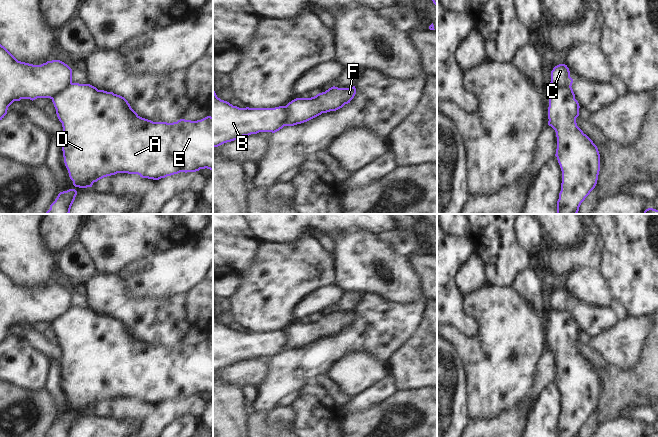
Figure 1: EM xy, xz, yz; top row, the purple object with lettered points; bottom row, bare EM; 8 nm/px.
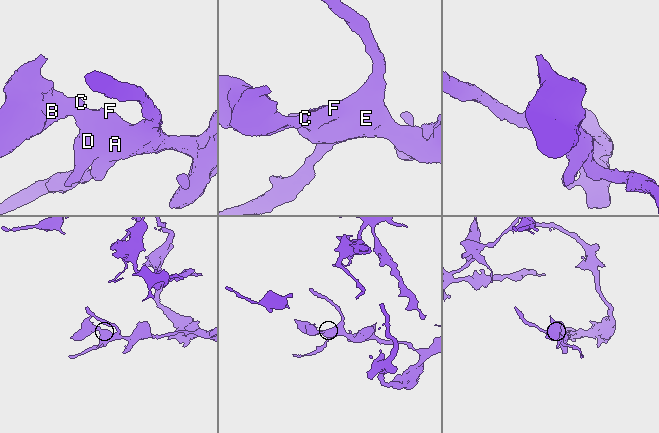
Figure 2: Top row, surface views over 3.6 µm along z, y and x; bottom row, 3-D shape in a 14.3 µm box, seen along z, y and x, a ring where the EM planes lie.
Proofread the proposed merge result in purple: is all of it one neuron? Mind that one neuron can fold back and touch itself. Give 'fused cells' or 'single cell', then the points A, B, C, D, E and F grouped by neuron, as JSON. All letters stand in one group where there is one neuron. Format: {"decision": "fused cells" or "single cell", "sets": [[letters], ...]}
{"decision": "fused cells", "sets": [["A", "D", "E", "F"], ["B", "C"]]}

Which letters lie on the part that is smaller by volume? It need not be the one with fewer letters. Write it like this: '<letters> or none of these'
B, C

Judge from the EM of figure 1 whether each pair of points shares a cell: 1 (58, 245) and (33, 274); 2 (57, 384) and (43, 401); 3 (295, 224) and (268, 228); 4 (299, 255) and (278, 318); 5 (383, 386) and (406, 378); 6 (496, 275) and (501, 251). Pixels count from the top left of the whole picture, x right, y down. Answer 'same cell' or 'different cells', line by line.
1: different cells
2: different cells
3: same cell
4: same cell
5: different cells
6: same cell

